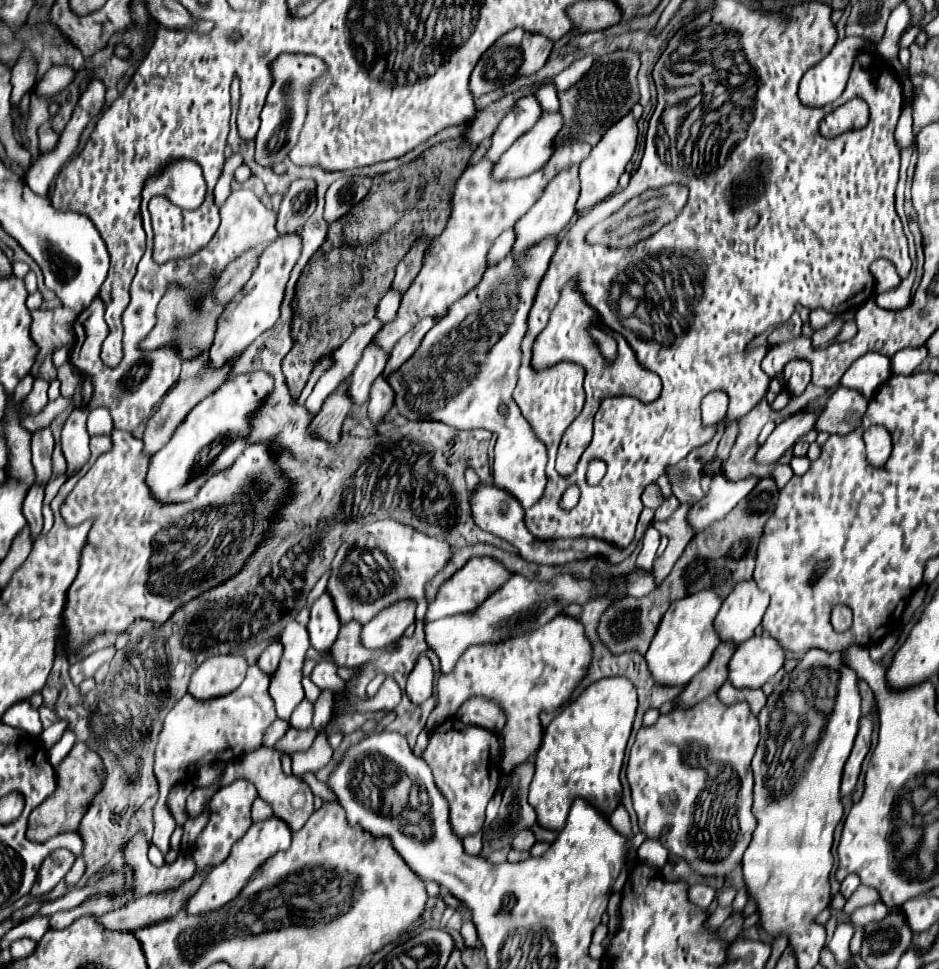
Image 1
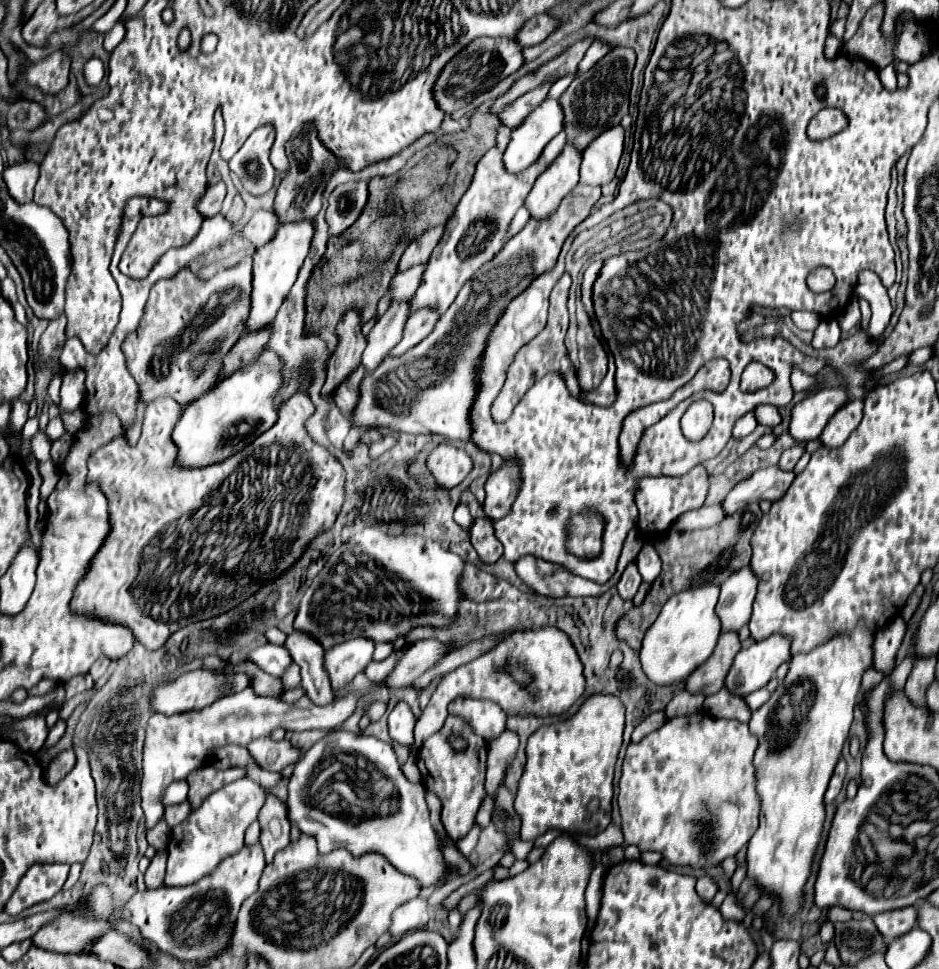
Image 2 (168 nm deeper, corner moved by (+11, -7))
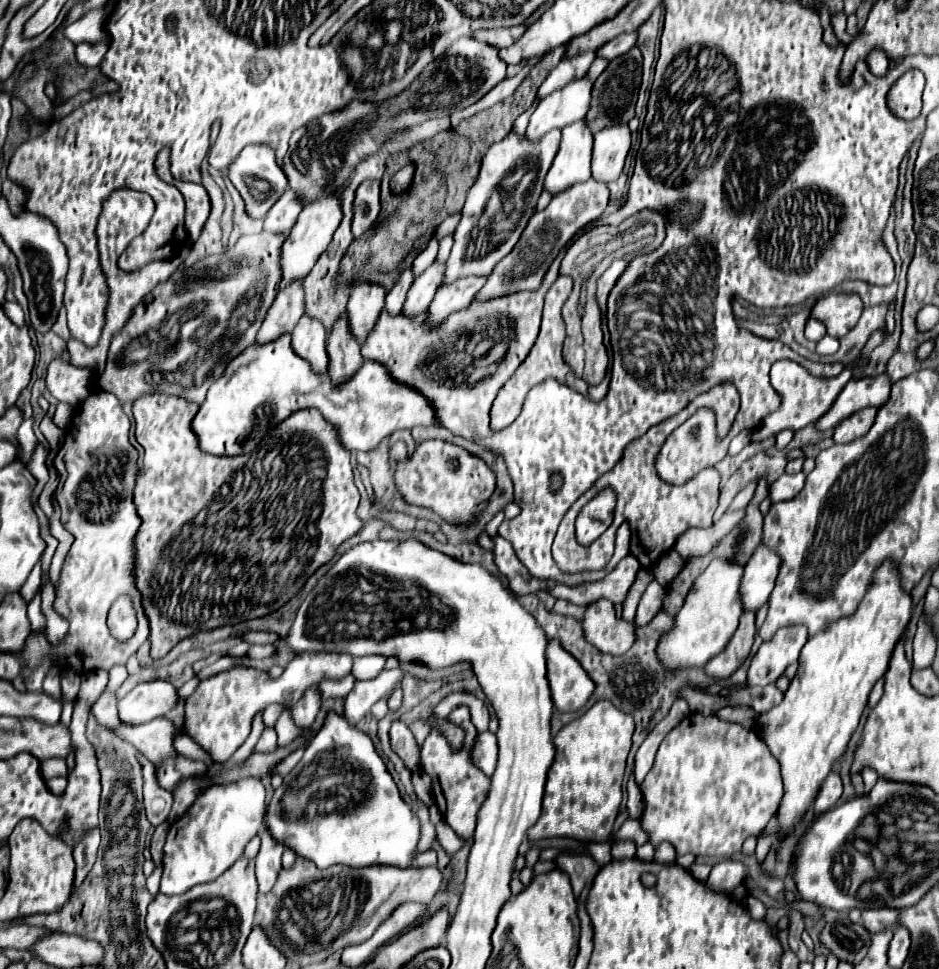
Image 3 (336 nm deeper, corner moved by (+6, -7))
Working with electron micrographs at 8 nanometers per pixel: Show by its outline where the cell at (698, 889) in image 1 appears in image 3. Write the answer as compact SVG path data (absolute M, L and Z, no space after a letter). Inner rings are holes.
M723 860L719 864L713 866L707 886L713 888L715 892L723 892L729 894L733 892L737 886L741 886L747 878L747 868L737 862L737 860Z

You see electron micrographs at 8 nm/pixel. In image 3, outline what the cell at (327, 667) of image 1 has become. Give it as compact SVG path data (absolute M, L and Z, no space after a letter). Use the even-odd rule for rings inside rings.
M267 706L267 708L263 710L263 714L261 714L263 724L265 724L265 726L275 726L281 710L283 710L283 706Z

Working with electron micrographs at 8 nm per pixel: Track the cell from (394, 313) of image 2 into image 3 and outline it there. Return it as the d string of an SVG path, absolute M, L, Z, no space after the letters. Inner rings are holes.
M433 262L421 276L417 276L411 290L407 292L407 302L403 306L403 312L413 318L421 310L427 310L437 288L443 284L443 276L445 276L443 262Z

